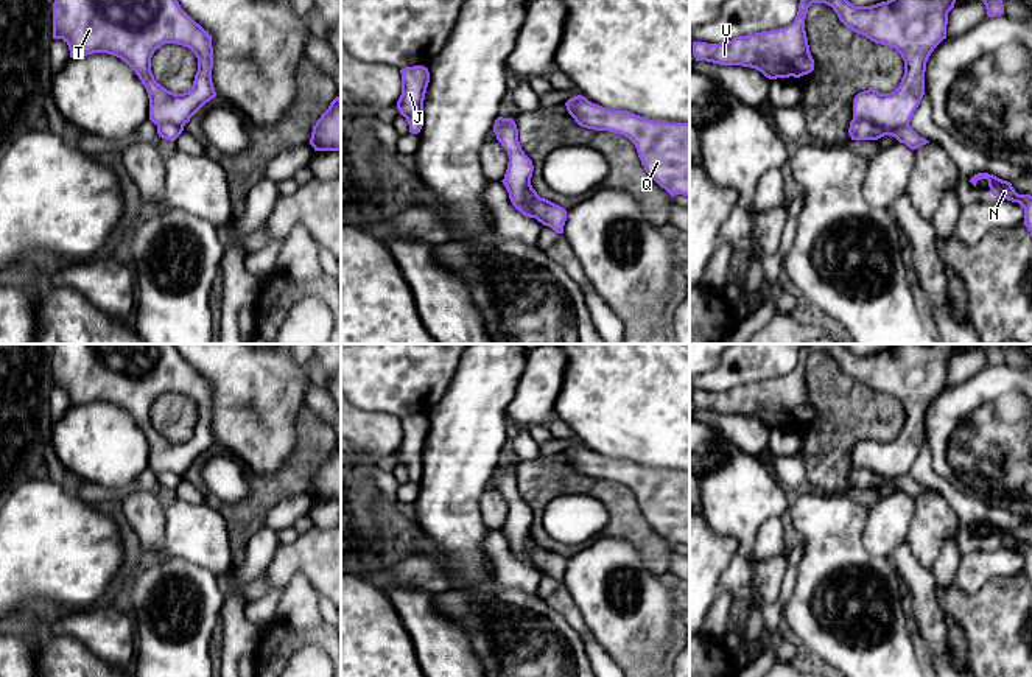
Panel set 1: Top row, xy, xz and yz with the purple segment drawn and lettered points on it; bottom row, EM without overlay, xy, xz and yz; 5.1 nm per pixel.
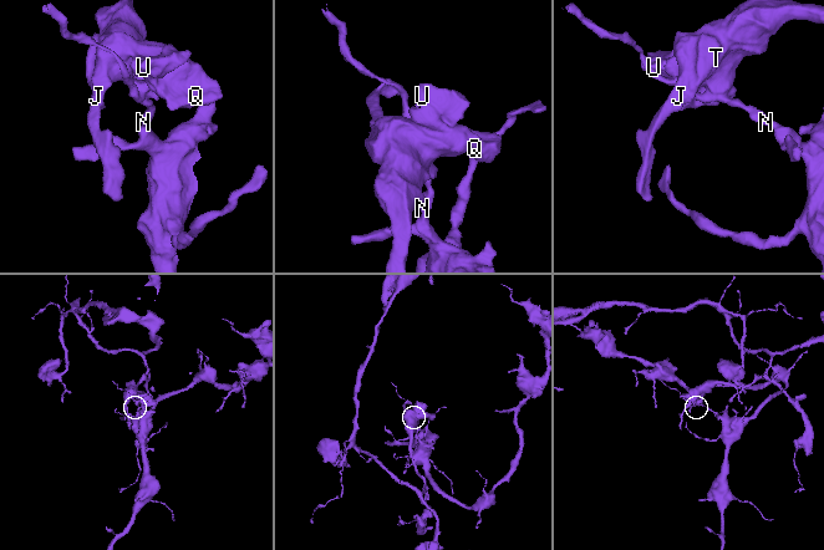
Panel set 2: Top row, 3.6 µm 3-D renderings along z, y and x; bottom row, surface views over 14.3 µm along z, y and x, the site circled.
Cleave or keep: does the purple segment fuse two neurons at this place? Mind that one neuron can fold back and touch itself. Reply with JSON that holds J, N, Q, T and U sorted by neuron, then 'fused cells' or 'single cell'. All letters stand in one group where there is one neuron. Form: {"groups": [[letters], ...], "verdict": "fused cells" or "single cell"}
{"groups": [["J", "Q", "T", "U"], ["N"]], "verdict": "fused cells"}

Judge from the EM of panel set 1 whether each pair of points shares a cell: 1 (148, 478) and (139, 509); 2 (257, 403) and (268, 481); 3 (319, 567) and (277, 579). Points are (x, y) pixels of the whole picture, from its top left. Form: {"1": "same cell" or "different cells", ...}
{"1": "different cells", "2": "different cells", "3": "same cell"}

